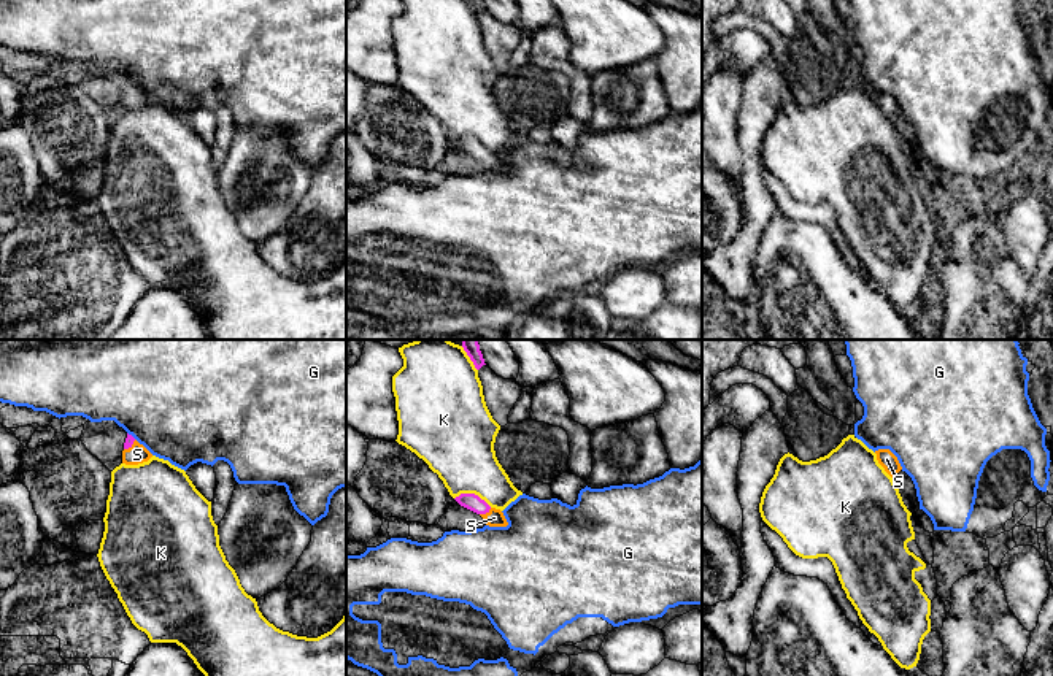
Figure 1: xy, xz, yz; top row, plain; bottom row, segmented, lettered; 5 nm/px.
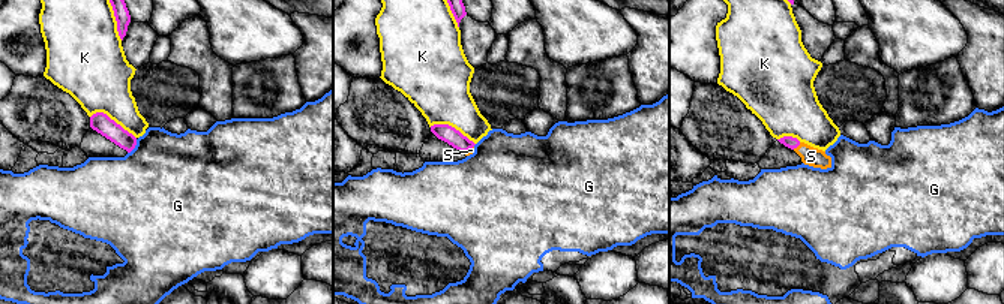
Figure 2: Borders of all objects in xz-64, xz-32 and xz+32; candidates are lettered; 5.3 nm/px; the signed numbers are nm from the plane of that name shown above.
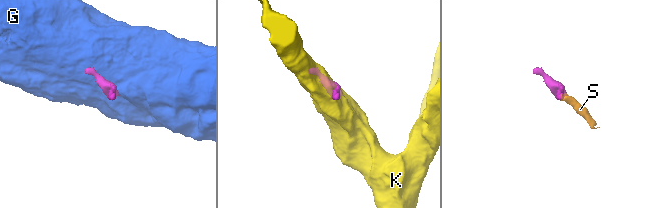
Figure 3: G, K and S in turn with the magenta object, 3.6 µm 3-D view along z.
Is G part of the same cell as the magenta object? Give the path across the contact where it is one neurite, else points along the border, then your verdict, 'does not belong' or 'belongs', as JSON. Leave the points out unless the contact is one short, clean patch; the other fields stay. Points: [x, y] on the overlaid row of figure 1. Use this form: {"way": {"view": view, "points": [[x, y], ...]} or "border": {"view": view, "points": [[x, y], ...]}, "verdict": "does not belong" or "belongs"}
{"verdict": "does not belong"}

